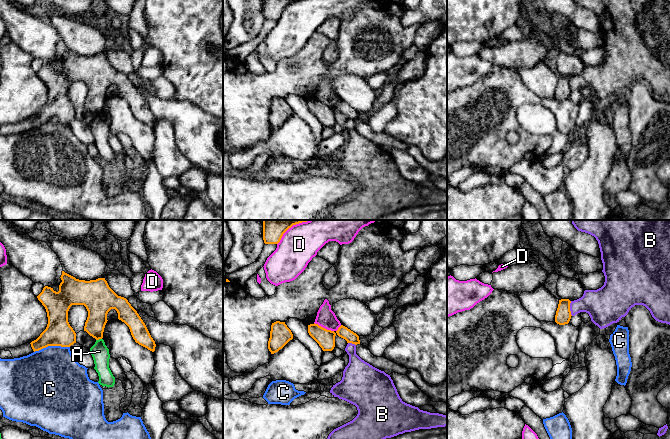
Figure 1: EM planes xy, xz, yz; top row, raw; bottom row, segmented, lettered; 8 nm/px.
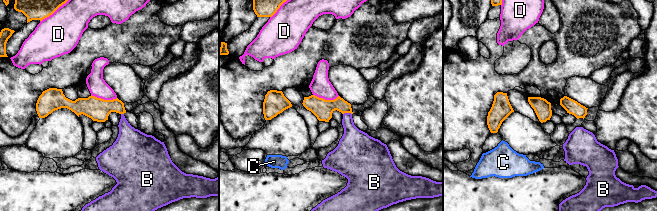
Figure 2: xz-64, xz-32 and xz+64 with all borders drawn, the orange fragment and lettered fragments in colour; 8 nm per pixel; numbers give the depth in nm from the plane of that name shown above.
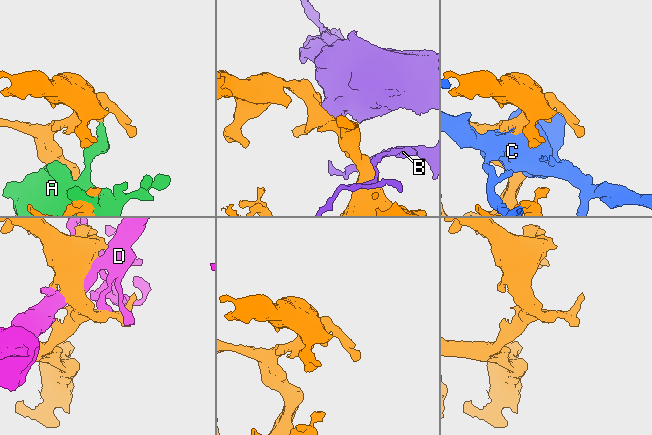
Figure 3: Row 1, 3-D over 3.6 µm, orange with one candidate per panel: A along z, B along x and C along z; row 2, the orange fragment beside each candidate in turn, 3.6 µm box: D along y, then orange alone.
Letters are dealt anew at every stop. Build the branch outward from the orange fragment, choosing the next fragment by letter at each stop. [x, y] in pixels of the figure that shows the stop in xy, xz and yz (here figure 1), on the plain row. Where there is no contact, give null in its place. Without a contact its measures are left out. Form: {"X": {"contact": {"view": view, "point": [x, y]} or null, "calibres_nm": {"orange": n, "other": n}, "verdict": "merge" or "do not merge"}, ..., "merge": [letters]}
{"A": {"contact": {"view": "xy", "point": [98, 115]}, "calibres_nm": {"orange": 170, "other": 140}, "verdict": "do not merge"}, "B": {"contact": {"view": "yz", "point": [569, 84]}, "calibres_nm": {"orange": 130, "other": 240}, "verdict": "do not merge"}, "C": {"contact": {"view": "xy", "point": [51, 121]}, "calibres_nm": {"orange": 220, "other": 460}, "verdict": "do not merge"}, "D": {"contact": {"view": "xz", "point": [324, 104]}, "calibres_nm": {"orange": 150, "other": 160}, "verdict": "do not merge"}, "merge": []}

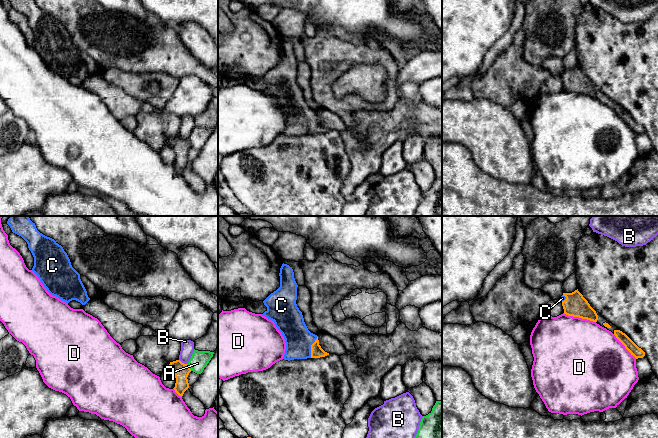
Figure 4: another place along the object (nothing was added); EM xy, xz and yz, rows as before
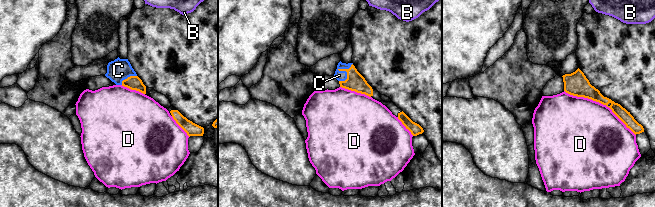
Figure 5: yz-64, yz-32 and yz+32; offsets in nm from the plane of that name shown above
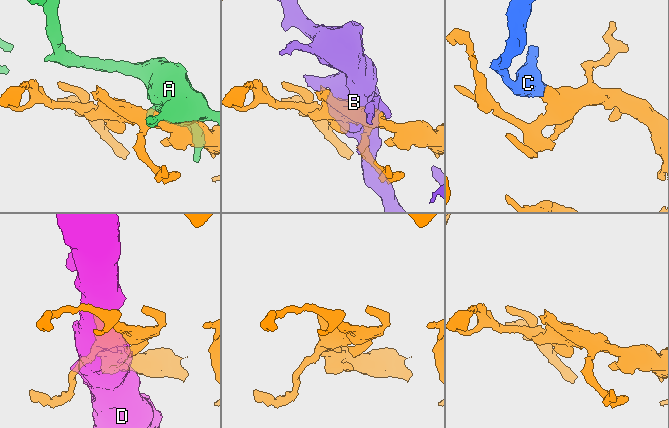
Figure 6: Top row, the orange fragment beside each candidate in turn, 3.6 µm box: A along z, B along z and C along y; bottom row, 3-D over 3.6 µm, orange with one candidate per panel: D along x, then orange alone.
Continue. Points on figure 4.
{"A": {"contact": {"view": "xy", "point": [189, 143]}, "calibres_nm": {"orange": 130, "other": 140}, "verdict": "do not merge"}, "B": {"contact": {"view": "xy", "point": [183, 139]}, "calibres_nm": {"orange": 130, "other": 110}, "verdict": "do not merge"}, "C": {"contact": {"view": "xz", "point": [311, 123]}, "calibres_nm": {"orange": 100, "other": 220}, "verdict": "merge"}, "D": {"contact": {"view": "yz", "point": [579, 93]}, "calibres_nm": {"orange": 180, "other": 500}, "verdict": "do not merge"}, "merge": ["C"]}

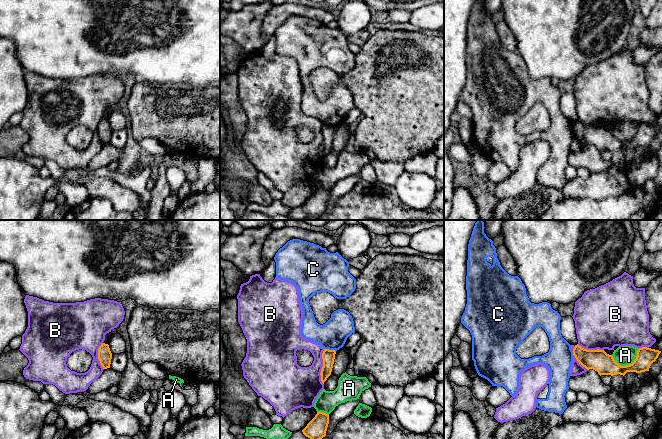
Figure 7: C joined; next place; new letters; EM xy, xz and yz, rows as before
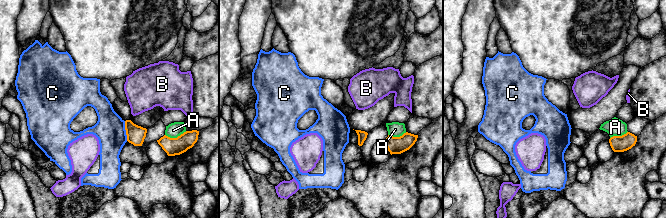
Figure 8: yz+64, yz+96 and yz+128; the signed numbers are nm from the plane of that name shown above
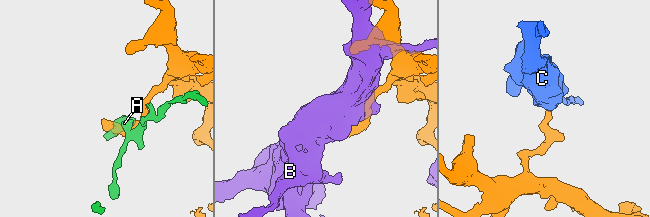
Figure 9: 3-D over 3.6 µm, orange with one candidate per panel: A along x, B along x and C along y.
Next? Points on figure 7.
{"A": {"contact": {"view": "yz", "point": [627, 141]}, "calibres_nm": {"orange": 170, "other": 160}, "verdict": "do not merge"}, "B": {"contact": {"view": "xz", "point": [322, 143]}, "calibres_nm": {"orange": 110, "other": 320}, "verdict": "do not merge"}, "C": {"contact": {"view": "xz", "point": [330, 126]}, "calibres_nm": {"orange": 110, "other": 240}, "verdict": "do not merge"}, "merge": []}

